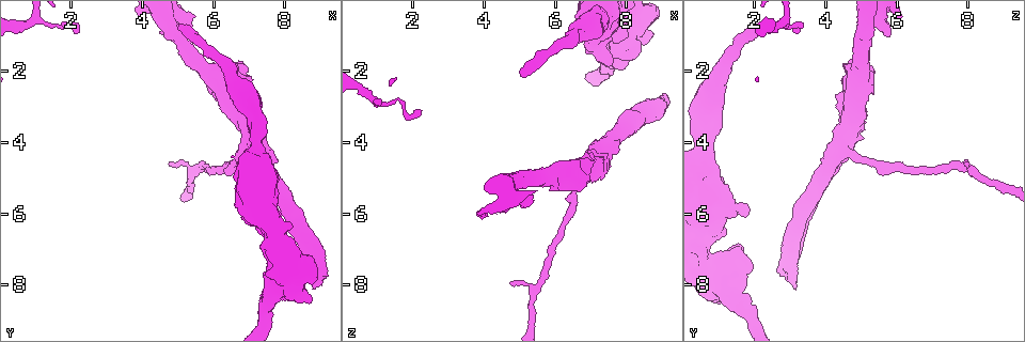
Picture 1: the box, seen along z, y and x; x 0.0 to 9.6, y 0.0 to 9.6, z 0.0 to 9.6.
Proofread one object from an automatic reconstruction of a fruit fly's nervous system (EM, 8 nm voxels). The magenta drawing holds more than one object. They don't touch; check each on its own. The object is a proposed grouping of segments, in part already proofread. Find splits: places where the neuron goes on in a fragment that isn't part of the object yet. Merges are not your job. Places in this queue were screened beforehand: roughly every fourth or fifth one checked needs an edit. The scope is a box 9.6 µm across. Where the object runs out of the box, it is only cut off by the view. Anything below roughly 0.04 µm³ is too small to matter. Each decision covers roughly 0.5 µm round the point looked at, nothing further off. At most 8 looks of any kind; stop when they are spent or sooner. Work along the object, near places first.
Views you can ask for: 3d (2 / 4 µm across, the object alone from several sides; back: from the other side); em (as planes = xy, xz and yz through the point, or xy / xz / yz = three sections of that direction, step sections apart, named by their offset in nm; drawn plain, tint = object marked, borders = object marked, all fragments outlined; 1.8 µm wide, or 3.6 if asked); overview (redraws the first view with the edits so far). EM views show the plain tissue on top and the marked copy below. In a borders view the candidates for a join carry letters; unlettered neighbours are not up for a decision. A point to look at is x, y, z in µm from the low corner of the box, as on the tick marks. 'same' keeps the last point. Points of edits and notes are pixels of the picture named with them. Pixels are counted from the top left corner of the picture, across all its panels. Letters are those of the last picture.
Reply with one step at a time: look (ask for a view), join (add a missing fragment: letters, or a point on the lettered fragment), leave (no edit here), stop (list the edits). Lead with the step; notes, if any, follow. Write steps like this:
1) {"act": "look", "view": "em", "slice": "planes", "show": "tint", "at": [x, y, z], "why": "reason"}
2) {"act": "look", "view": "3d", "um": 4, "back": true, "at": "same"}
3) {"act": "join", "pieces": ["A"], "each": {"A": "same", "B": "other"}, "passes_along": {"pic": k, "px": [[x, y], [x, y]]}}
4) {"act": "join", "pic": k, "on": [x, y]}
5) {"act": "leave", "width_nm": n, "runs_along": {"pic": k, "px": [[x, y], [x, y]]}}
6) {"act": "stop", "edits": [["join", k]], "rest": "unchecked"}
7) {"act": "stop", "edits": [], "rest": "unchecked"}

{"act": "look", "view": "em", "slice": "planes", "show": "borders", "at": [8.75, 8.20, 3.20], "why": "free end"}

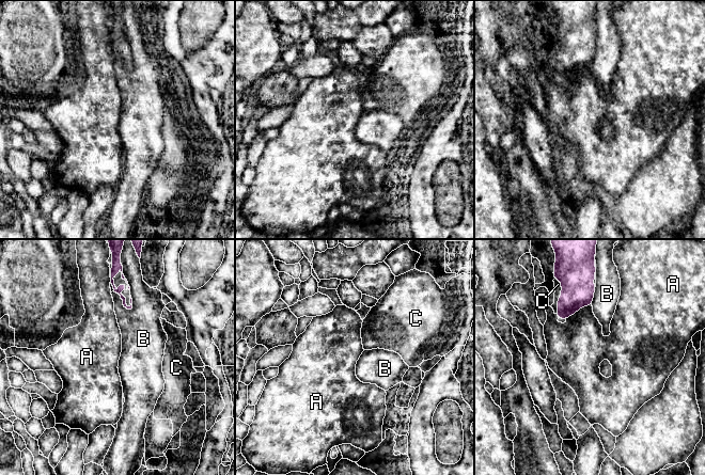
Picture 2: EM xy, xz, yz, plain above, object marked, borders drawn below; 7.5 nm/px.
{"act": "join", "pieces": ["C"], "longest_contact_nm": ["A", 220], "each": {"A": "other", "B": "other", "C": "same"}, "found": "it goes on there"}

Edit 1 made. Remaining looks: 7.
{"act": "look", "view": "overview"}

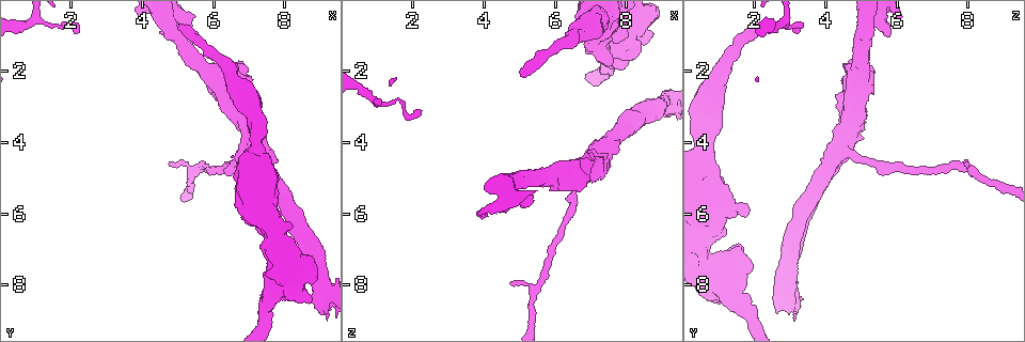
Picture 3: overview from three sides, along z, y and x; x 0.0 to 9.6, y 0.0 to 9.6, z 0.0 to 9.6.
{"act": "look", "view": "3d", "um": 2, "at": [5.20, 1.00, 5.85], "why": "an open end"}

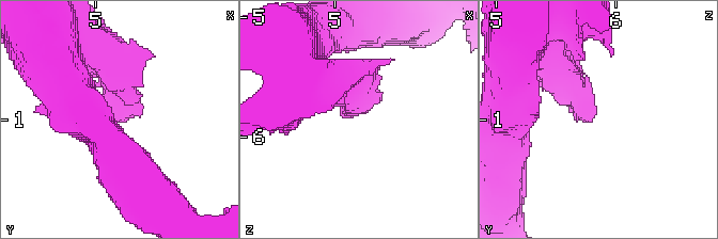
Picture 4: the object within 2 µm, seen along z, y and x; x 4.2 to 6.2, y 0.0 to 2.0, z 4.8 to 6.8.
{"act": "look", "view": "em", "slice": "xy", "step": 16, "show": "borders", "at": [5.20, 1.04, 5.78], "why": "need the tissue"}

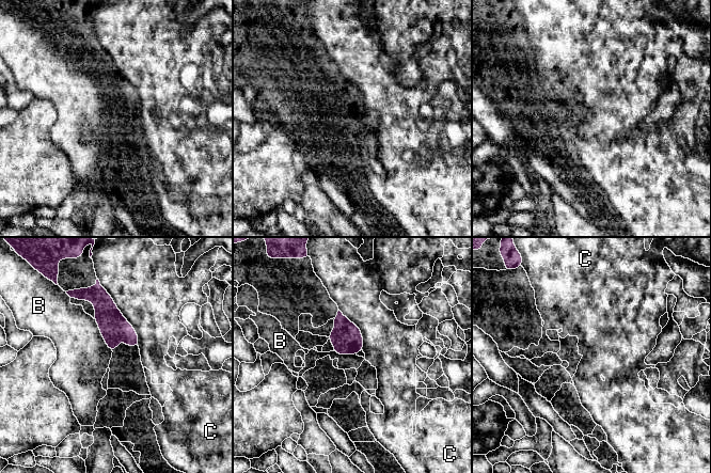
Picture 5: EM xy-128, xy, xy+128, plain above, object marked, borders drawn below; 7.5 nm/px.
{"act": "look", "view": "em", "slice": "planes", "show": "borders", "at": "same"}

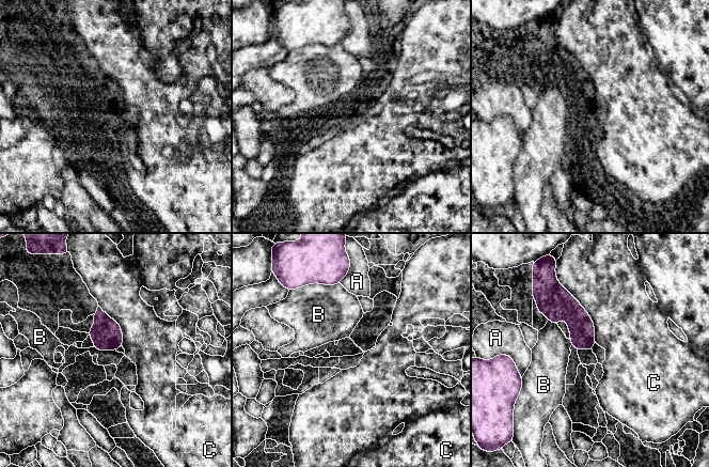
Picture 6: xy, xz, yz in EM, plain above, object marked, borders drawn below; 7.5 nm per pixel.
{"act": "leave", "width_nm": 180, "each": {"A": "other", "B": "other", "C": "other"}, "border": {"pic": 6, "px": [[561, 284], [587, 313], [596, 342]]}, "found": "none of them fits"}

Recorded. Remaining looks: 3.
{"act": "stop", "edits": [["join", 2]], "rest": "unchecked"}

